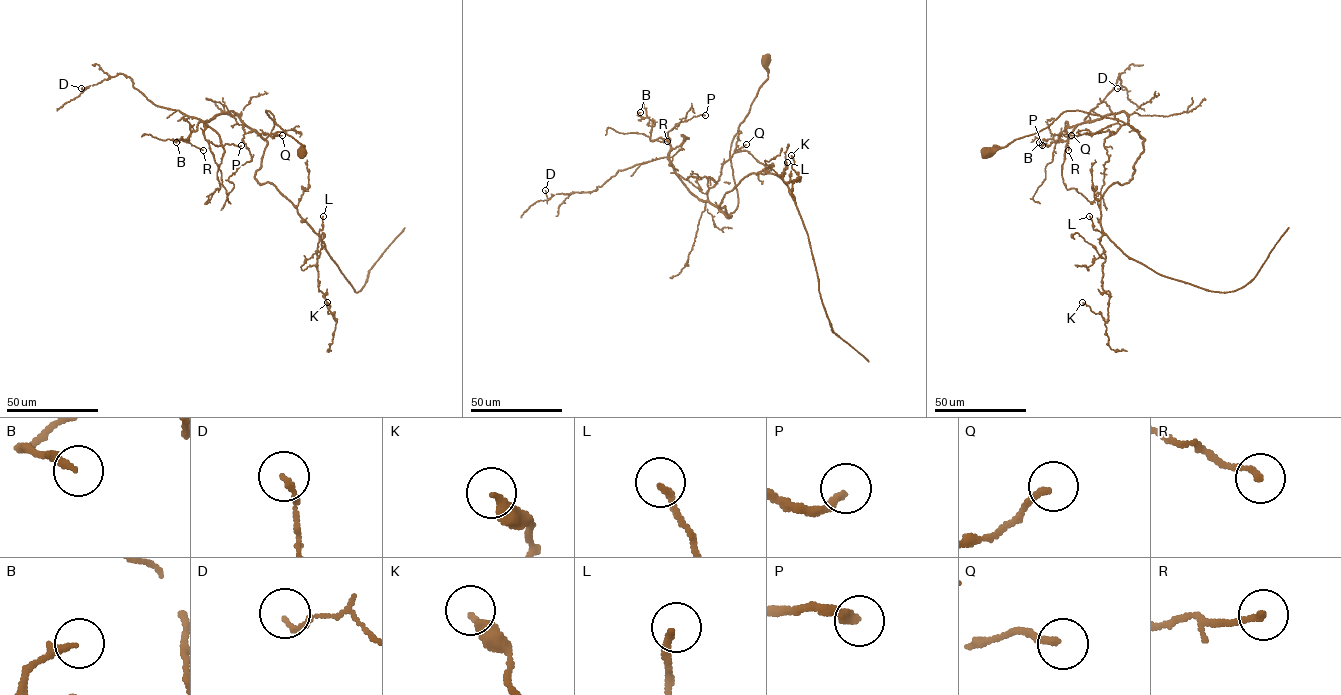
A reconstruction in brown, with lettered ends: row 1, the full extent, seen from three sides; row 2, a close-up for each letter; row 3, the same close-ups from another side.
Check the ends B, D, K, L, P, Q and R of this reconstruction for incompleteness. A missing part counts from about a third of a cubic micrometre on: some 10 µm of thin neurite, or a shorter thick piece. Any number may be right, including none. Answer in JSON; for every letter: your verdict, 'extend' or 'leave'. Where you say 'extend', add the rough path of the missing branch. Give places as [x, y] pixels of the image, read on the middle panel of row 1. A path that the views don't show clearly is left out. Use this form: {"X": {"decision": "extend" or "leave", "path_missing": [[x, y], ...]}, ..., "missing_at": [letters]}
{"B": {"decision": "leave"}, "D": {"decision": "leave"}, "K": {"decision": "leave"}, "L": {"decision": "extend"}, "P": {"decision": "leave"}, "Q": {"decision": "extend"}, "R": {"decision": "leave"}, "missing_at": ["L", "Q"]}

